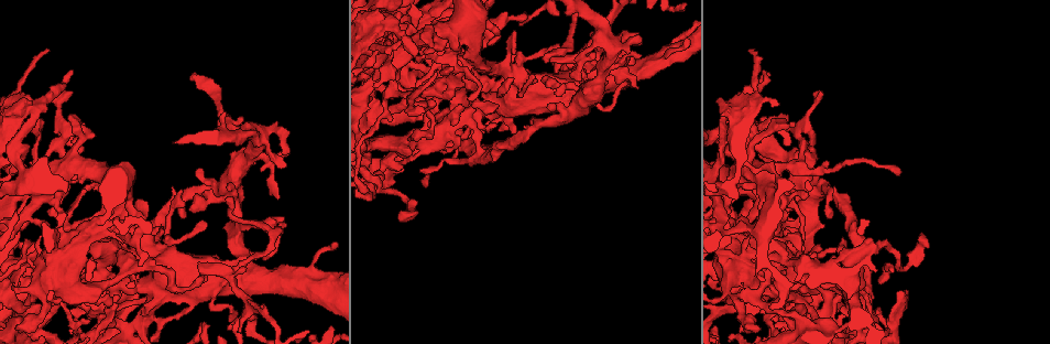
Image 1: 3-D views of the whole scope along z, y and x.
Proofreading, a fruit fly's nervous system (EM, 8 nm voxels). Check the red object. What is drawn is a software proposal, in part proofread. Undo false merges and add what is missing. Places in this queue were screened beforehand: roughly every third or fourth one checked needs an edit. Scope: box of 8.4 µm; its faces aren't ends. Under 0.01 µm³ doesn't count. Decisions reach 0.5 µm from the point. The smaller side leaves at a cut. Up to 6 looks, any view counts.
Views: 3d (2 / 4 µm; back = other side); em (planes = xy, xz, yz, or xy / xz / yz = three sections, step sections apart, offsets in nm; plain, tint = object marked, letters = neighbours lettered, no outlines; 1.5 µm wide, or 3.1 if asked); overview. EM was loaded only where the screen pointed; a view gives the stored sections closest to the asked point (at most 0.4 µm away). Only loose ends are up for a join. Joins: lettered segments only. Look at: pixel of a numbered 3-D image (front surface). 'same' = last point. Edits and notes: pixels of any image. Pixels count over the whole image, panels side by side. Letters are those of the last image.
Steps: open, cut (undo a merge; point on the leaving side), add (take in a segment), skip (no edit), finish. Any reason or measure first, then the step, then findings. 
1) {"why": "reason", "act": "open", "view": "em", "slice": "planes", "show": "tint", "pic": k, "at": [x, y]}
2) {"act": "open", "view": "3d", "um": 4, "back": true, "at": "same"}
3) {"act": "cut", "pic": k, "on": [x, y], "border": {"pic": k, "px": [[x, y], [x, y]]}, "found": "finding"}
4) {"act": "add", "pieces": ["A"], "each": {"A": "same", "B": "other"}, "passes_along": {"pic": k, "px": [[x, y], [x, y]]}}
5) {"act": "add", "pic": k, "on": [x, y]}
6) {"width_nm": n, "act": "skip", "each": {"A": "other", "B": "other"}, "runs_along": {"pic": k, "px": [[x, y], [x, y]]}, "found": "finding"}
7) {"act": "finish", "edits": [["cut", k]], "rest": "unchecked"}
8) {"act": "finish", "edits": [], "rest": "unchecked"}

{"why": "sudden change in width", "act": "open", "view": "3d", "um": 2, "pic": 1, "at": [750, 96]}

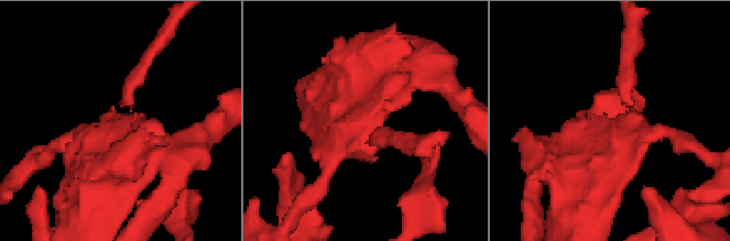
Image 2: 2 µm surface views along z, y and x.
{"act": "open", "view": "em", "slice": "planes", "show": "letters", "pic": 2, "at": [611, 126]}

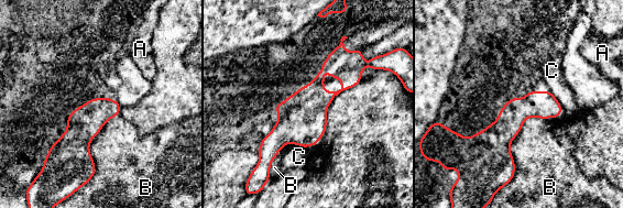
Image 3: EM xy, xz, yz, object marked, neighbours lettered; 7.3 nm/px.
{"act": "skip", "each": {"A": "other", "B": "other", "C": "other"}, "found": "all the same neuron"}

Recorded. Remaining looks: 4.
{"why": "three-way junction", "act": "open", "view": "3d", "um": 4, "pic": 1, "at": [101, 295]}

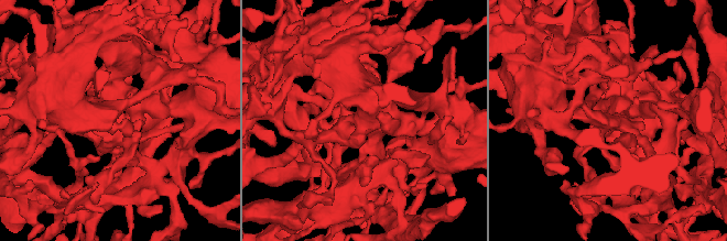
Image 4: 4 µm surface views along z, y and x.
{"act": "open", "view": "em", "slice": "planes", "show": "letters", "at": "same"}

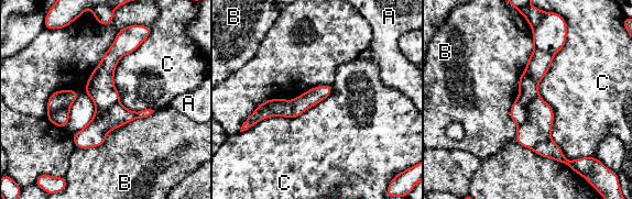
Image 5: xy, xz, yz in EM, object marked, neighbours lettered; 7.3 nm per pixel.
{"act": "skip", "each": {"A": "other", "B": "other", "C": "other"}, "runs_along": {"pic": 5, "px": [[540, 36], [531, 113], [557, 156]]}, "found": "all the same neuron"}

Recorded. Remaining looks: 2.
{"act": "finish", "edits": [], "rest": "unchecked"}

